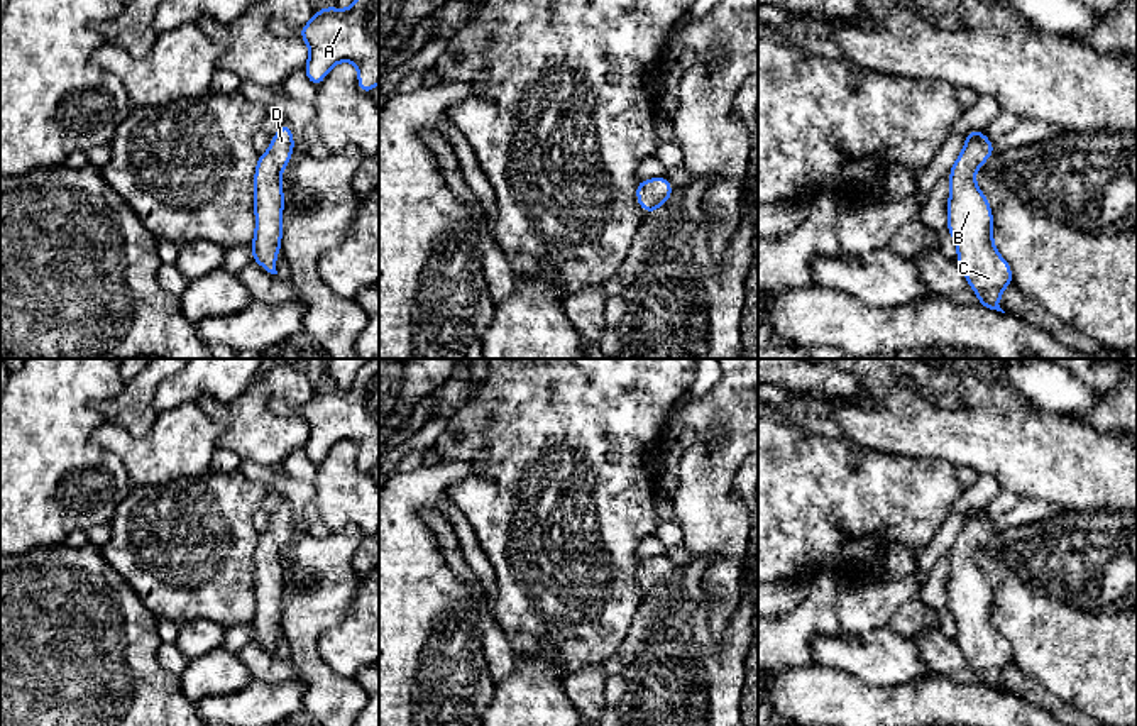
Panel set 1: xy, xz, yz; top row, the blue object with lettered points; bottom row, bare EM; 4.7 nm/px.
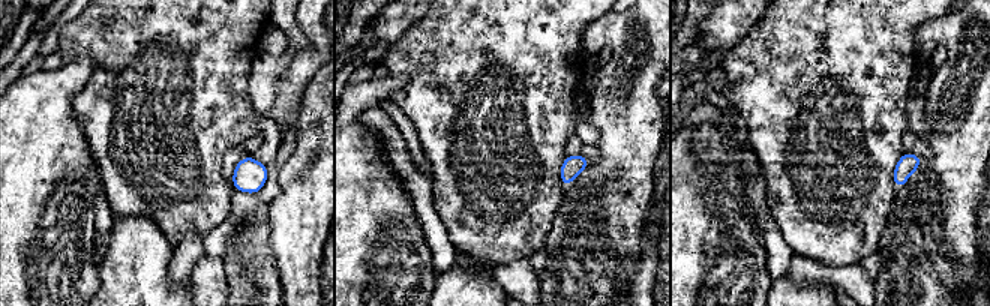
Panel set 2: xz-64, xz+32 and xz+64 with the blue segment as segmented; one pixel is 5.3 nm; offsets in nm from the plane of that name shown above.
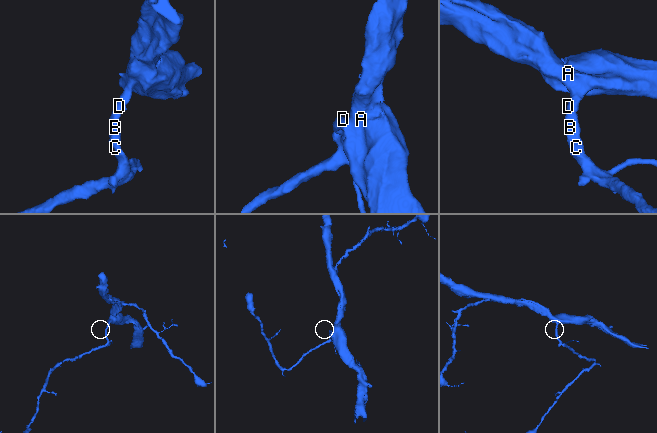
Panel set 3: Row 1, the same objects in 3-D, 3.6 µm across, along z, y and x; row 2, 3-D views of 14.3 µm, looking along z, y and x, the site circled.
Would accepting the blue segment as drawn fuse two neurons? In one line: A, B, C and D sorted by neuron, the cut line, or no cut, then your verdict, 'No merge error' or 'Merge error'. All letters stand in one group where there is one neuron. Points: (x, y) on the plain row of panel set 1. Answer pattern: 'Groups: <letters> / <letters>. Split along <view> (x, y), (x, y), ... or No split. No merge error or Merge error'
Groups: A B C D. No split. No merge error

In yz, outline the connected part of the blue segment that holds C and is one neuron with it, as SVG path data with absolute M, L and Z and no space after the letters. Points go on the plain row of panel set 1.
M981 508L966 513L964 526L949 550L948 609L956 621L956 641L980 684L1005 692L998 680L1013 662L1012 648L993 624L993 592L975 562L975 552L993 533L993 521Z

